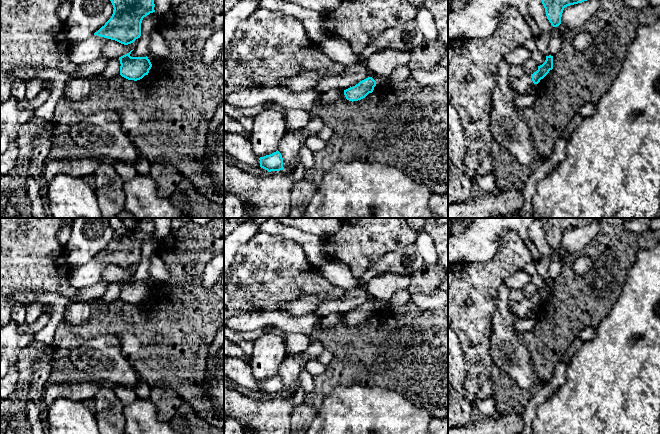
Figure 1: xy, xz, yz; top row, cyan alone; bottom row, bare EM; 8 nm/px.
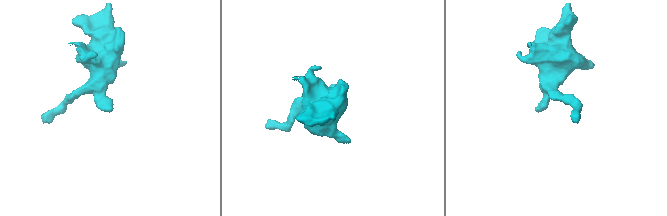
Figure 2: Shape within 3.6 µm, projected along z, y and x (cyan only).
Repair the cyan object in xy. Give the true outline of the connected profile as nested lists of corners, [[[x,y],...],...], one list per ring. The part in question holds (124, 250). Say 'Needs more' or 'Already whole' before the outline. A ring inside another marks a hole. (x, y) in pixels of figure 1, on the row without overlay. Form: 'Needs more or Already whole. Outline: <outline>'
Already whole. Outline: [[[108,218],[113,229],[111,242],[94,259],[121,268],[133,267],[141,260],[144,241],[155,236],[155,218]]]

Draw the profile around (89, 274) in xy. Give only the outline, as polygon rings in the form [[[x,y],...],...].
[[[92,259],[90,262],[75,267],[69,275],[69,284],[77,289],[93,286],[101,281],[102,272],[111,263]]]

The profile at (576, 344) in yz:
[[[578,337],[576,338],[570,347],[567,349],[566,353],[564,354],[564,357],[562,359],[562,362],[568,364],[573,356],[576,354],[576,352],[580,349],[583,341]]]

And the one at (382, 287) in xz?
[[[387,272],[377,275],[367,283],[363,288],[380,303],[387,305],[393,294],[397,290],[407,289],[411,282],[411,275]]]

